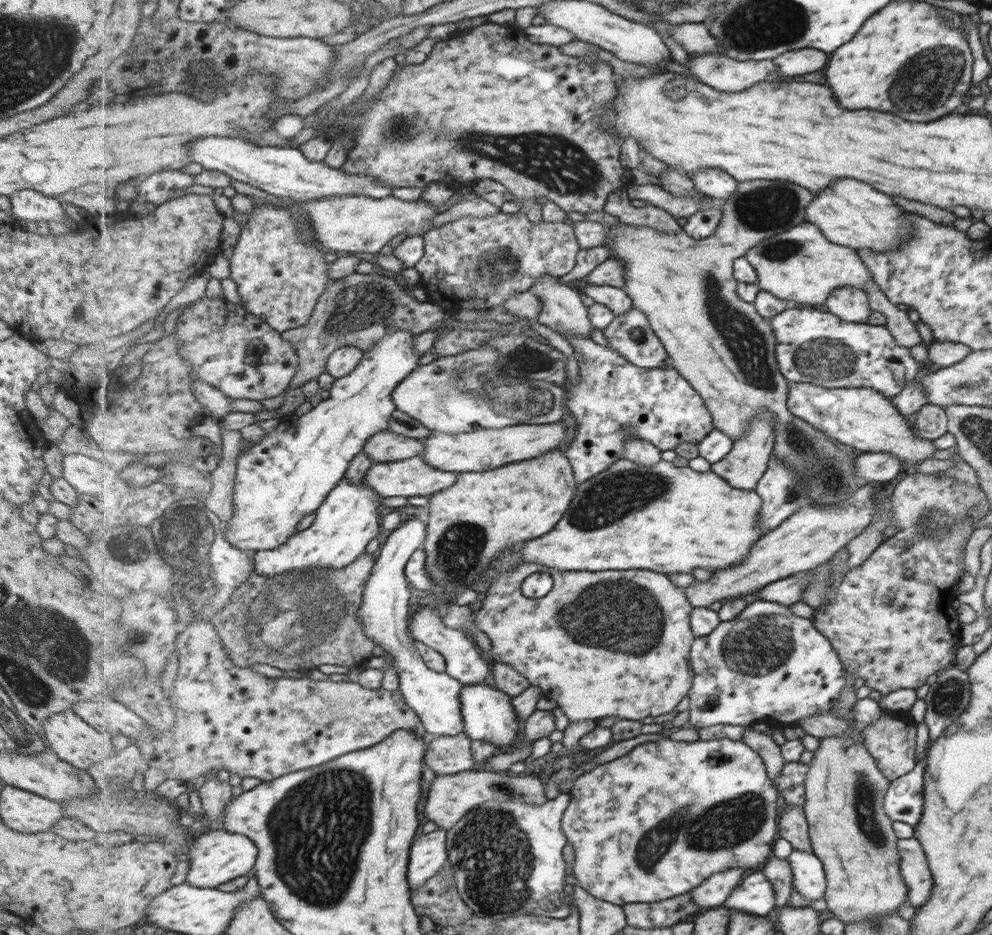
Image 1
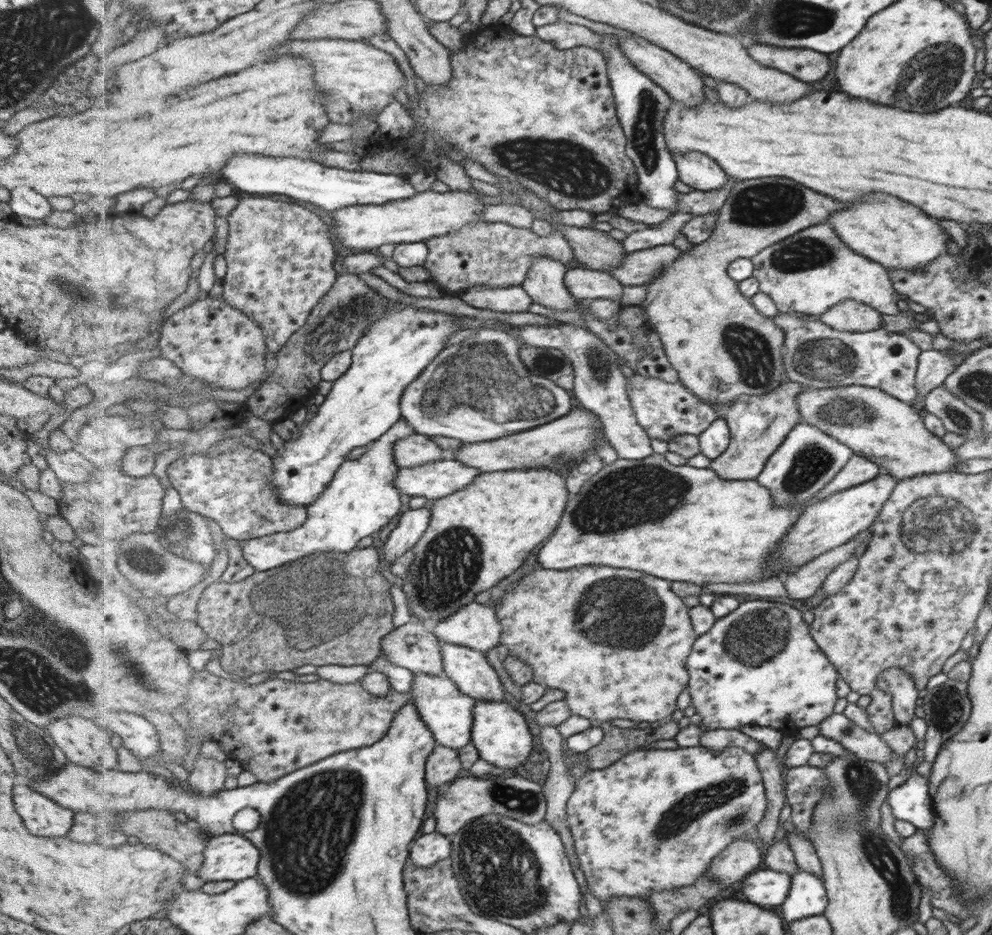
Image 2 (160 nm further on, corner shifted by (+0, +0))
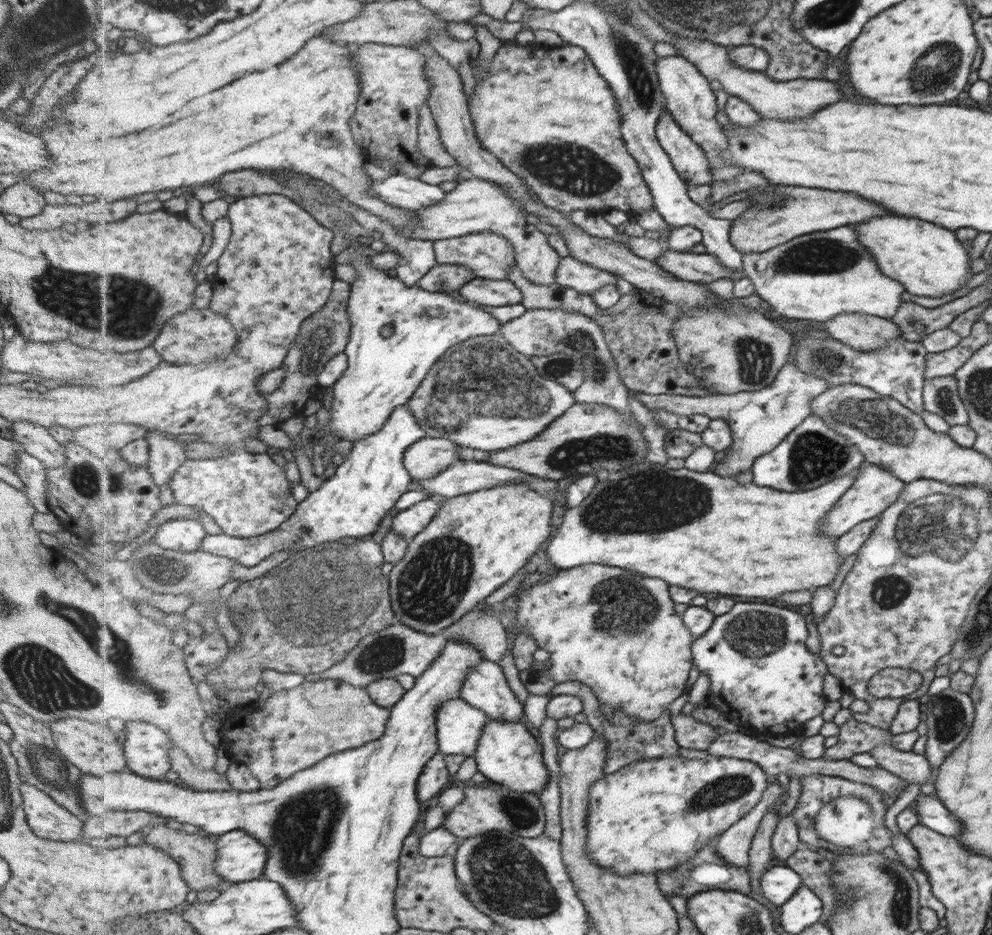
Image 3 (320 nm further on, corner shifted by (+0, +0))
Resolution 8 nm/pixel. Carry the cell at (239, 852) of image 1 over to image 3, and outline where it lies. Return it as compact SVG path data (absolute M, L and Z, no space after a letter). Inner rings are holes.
M234 830L220 835L216 871L227 882L241 883L265 876L269 852L267 845L249 831Z

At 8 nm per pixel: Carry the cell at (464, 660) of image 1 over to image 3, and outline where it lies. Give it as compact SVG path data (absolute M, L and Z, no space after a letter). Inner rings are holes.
M487 660L467 675L459 696L491 719L517 723L526 714L525 705L511 690L501 666Z

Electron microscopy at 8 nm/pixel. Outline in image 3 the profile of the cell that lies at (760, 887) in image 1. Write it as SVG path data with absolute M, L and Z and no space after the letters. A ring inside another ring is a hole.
M785 865L769 867L761 880L763 897L775 906L781 906L789 900L801 885L800 876Z

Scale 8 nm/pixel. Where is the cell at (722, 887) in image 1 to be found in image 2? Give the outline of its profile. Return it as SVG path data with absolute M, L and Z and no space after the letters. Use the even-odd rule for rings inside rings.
M746 838L737 839L714 860L707 874L720 884L721 892L729 890L735 881L741 882L741 878L759 868L759 864L763 862L761 854L755 841Z

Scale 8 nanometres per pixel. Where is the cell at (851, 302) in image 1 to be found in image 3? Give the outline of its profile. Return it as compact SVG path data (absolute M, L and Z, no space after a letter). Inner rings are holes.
M841 312L841 315L818 325L830 338L849 344L855 350L878 350L886 342L900 338L897 326L889 319L881 319L859 312Z

